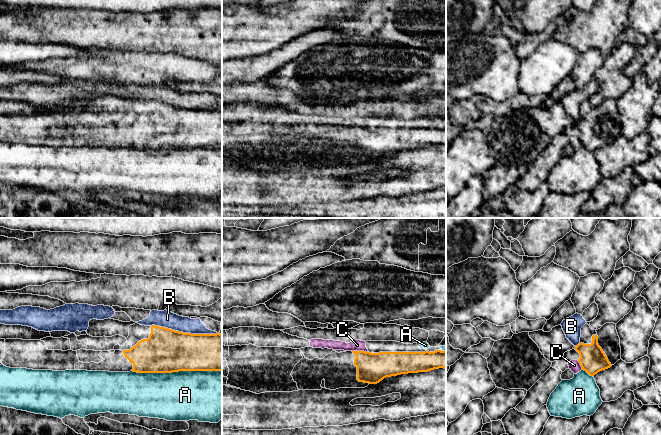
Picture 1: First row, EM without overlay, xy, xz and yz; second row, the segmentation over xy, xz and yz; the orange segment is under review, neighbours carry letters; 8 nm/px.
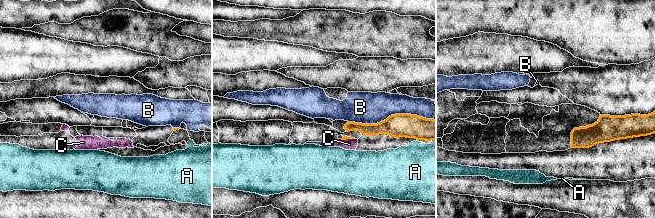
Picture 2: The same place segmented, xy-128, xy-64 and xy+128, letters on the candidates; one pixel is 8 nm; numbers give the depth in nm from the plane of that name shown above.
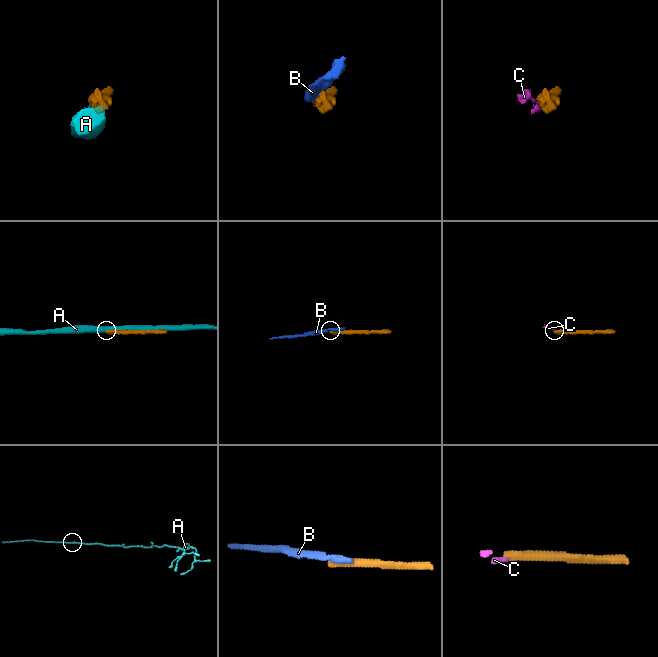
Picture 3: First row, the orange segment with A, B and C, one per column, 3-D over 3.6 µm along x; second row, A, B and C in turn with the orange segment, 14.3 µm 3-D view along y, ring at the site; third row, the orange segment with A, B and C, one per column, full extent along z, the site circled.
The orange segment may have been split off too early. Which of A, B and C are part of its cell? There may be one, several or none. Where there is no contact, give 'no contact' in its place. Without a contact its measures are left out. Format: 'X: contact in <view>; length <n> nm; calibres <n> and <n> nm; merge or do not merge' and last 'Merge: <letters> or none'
A: contact in xy; length 700 nm; calibres 360 and 400 nm; do not merge
B: contact in xy; length 550 nm; calibres 360 and 140 nm; do not merge
C: contact in xz; length 140 nm; calibres 240 and 90 nm; do not merge
Merge: none

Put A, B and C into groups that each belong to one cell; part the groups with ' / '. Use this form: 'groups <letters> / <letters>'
groups A / B / C

